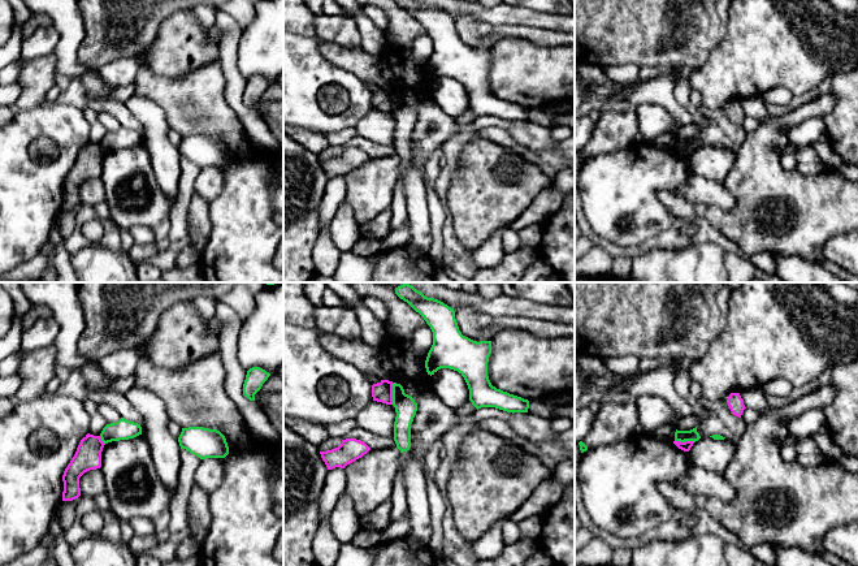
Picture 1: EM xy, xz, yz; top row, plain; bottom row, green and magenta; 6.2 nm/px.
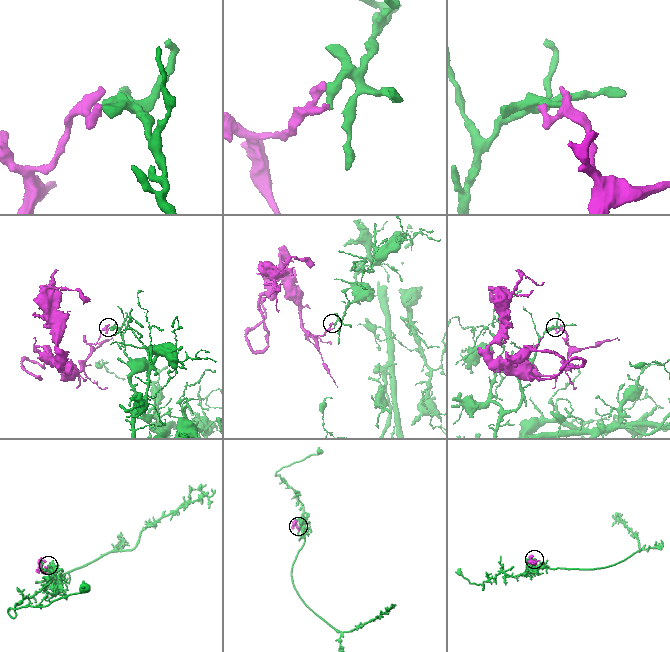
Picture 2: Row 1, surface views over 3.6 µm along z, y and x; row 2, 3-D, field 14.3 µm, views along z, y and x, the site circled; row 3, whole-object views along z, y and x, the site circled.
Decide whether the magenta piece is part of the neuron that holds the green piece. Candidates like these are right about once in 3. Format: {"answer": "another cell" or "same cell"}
{"answer": "another cell"}

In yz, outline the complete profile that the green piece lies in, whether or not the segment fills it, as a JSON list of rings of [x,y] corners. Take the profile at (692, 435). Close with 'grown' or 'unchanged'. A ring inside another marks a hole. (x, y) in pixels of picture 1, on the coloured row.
[[[697,427],[690,431],[677,431],[675,432],[675,440],[680,442],[685,441],[698,441],[701,438],[699,433],[697,432]]] | unchanged

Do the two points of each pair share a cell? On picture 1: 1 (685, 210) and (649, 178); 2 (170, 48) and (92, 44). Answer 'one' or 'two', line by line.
1: two
2: two

